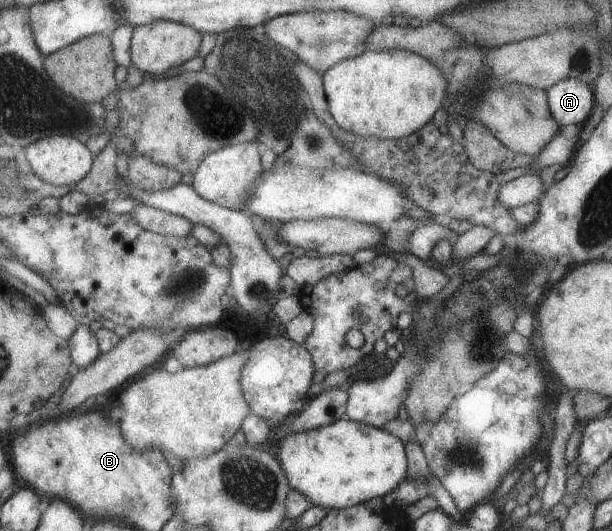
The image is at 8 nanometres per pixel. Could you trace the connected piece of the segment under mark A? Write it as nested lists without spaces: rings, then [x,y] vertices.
[[[575,79],[557,81],[546,90],[549,114],[561,125],[582,127],[595,106],[592,86]]]

